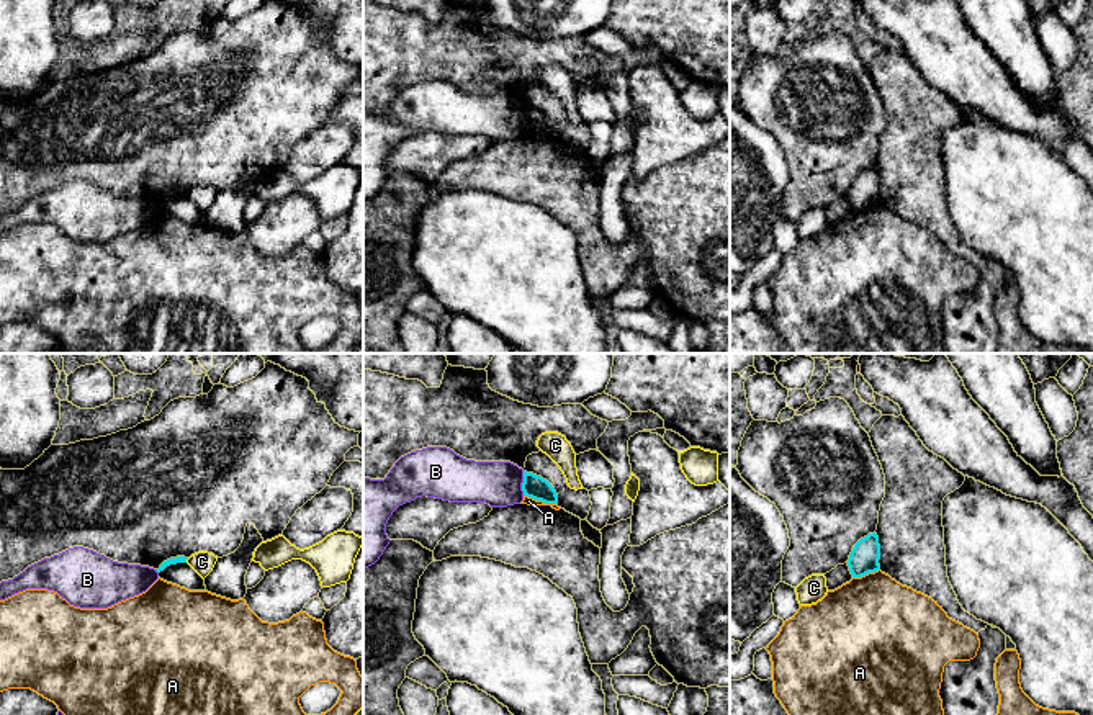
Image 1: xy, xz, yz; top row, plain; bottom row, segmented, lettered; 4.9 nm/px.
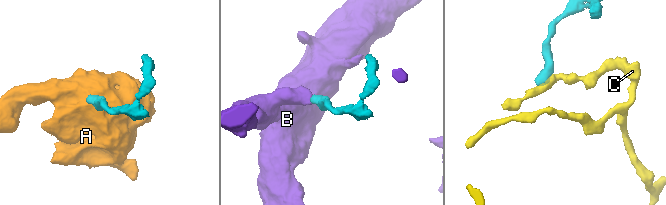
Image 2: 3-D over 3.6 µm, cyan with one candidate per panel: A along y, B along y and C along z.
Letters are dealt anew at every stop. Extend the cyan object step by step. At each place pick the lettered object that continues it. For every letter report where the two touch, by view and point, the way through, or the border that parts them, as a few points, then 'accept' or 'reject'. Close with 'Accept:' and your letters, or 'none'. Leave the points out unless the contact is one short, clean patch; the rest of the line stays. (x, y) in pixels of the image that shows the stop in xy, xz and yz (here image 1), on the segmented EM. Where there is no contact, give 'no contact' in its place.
A: contact xz (540, 499); border xz (524, 494), (555, 504); reject
B: contact xz (522, 483); border xz (524, 472), (522, 494); reject
C: contact xy (187, 558); border xy (188, 558), (185, 562); reject
Accept: none

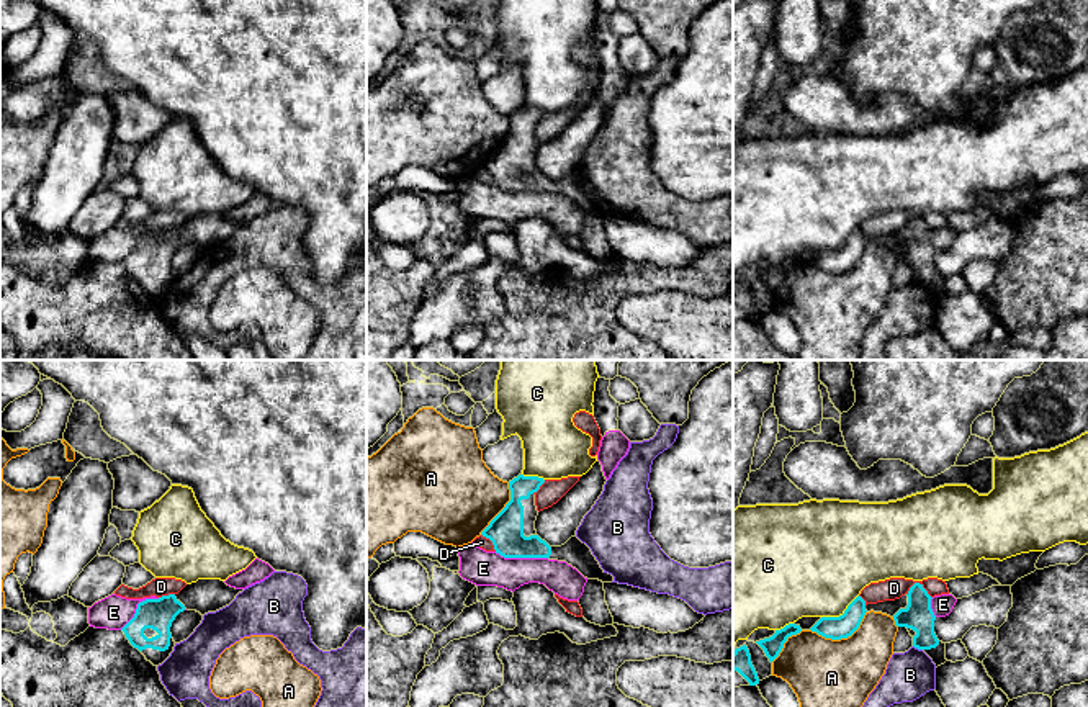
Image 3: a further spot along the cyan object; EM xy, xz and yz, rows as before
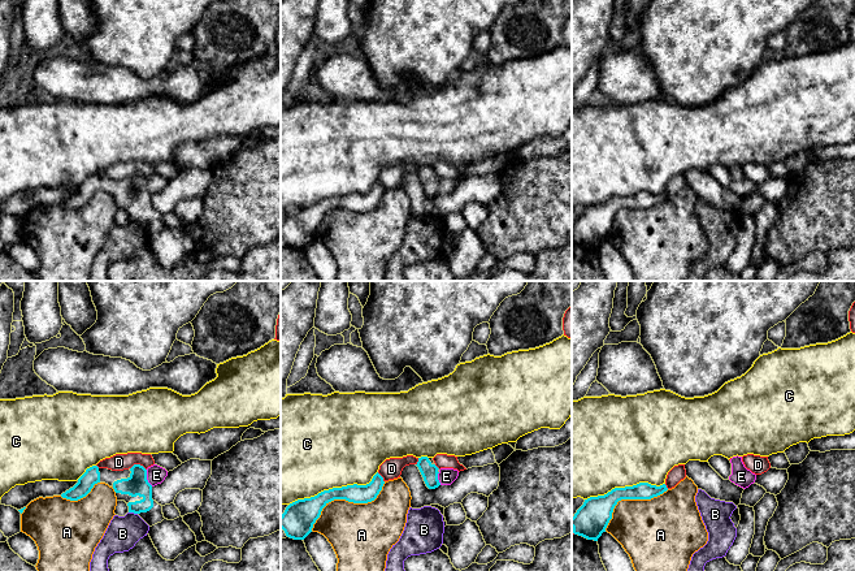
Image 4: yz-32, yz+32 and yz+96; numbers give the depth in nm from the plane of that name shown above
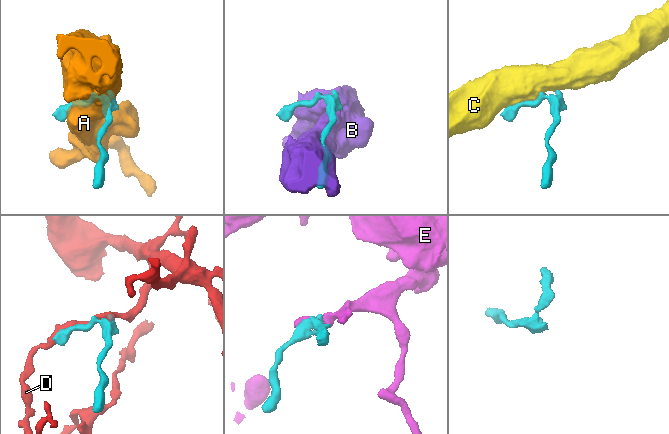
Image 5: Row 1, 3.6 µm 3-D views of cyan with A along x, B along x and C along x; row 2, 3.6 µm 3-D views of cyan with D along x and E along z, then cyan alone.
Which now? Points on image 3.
A: contact yz (841, 637); reject
B: contact yz (918, 648); reject
C: contact yz (843, 614); reject
D: contact yz (920, 585); reject
E: contact xz (521, 557); border xz (494, 552), (504, 557), (547, 558); reject
Accept: none

